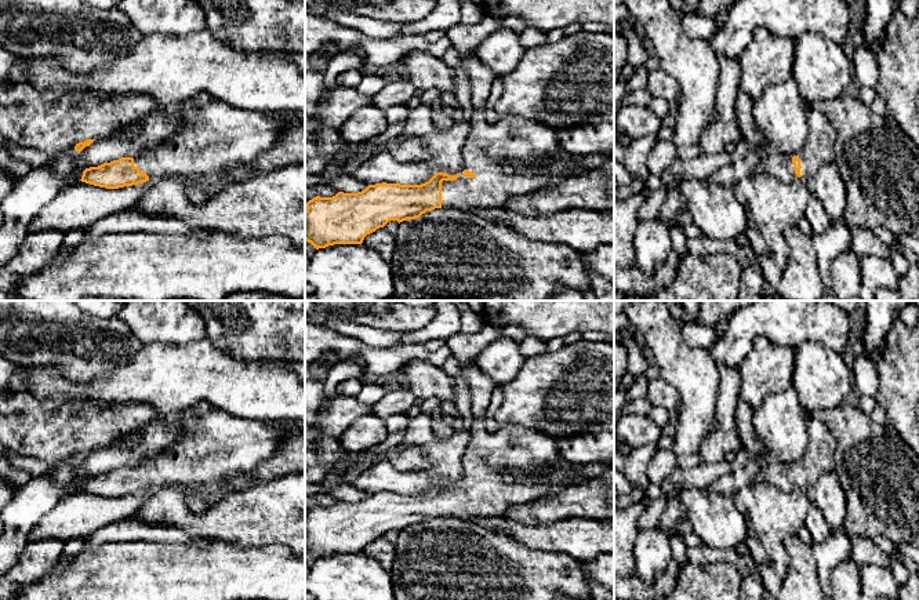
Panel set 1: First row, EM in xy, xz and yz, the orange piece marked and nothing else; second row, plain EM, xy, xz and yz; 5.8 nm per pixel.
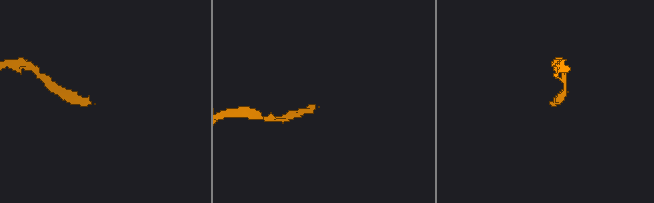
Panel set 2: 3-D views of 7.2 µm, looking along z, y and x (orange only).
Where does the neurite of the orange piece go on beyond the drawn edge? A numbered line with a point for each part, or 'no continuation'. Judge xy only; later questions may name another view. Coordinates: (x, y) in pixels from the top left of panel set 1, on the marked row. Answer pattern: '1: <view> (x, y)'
1: xy (217, 135)

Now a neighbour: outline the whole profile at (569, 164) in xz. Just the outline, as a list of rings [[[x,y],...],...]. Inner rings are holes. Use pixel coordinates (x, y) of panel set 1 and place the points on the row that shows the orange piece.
[[[566,156],[562,160],[552,161],[551,164],[546,164],[544,167],[544,171],[549,171],[551,174],[574,174],[574,175],[582,175],[593,168],[588,168],[585,164],[581,163],[581,159]]]

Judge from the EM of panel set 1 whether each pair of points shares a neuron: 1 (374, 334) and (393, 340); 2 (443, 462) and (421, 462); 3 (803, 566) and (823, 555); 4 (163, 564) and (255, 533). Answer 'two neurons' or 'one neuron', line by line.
1: one neuron
2: two neurons
3: two neurons
4: two neurons

